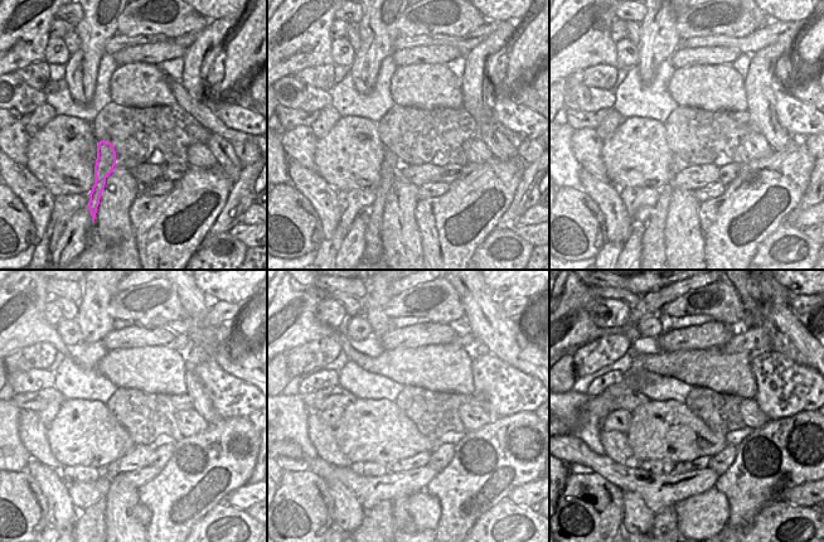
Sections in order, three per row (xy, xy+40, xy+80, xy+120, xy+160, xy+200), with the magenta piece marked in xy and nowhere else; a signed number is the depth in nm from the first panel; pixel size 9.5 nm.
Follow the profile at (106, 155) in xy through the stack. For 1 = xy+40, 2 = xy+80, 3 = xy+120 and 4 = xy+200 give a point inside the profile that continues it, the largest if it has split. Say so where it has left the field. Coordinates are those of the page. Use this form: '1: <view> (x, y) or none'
1: xy+40 (391, 164)
2: xy+80 (653, 243)
3: xy+120 (90, 526)
4: xy+200 (664, 526)

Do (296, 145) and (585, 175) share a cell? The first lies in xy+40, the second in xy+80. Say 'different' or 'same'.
different

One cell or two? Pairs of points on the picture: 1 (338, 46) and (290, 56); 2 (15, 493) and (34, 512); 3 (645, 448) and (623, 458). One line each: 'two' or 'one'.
1: two
2: one
3: two

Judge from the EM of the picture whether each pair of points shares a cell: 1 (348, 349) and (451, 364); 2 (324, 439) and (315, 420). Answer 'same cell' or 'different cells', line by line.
1: same cell
2: same cell

